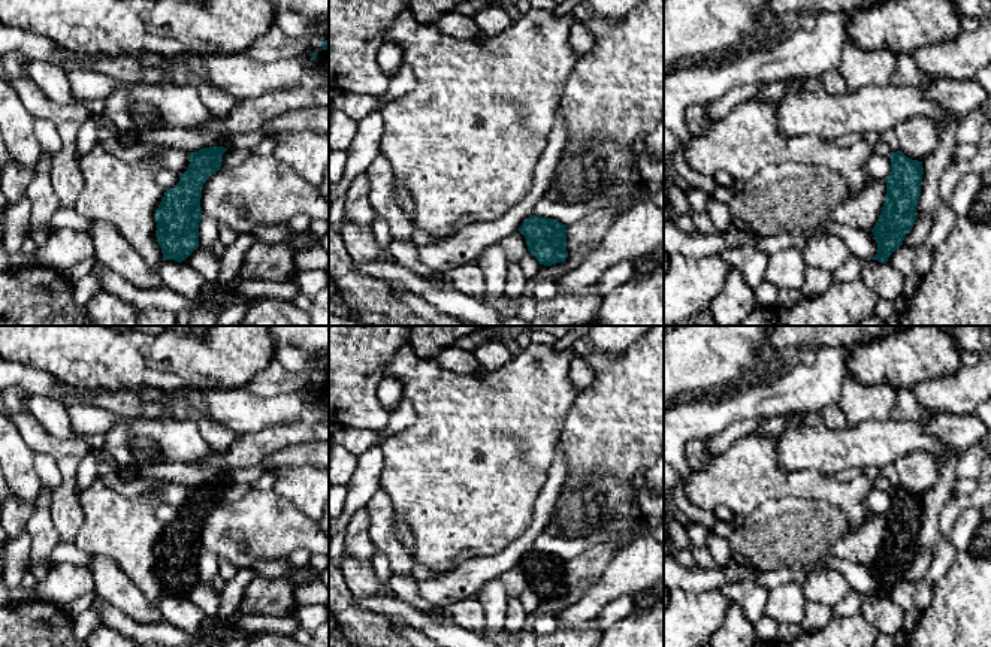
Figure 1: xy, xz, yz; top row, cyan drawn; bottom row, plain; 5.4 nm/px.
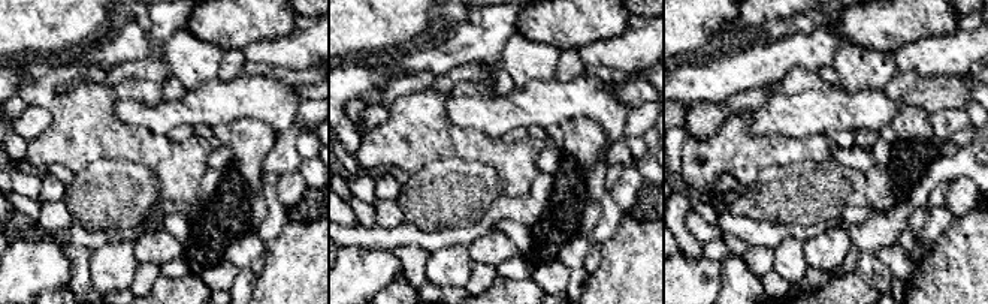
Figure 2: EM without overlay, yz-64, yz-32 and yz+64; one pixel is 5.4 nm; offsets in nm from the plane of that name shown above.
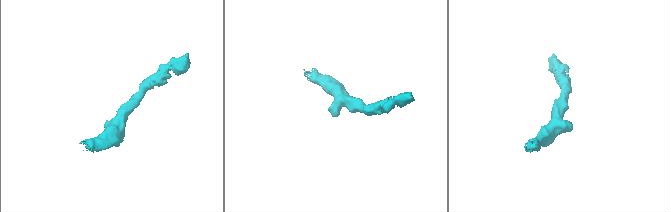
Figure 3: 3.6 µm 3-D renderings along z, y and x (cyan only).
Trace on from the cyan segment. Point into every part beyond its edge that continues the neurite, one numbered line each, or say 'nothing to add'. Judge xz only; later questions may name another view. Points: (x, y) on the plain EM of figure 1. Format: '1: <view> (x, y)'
nothing to add

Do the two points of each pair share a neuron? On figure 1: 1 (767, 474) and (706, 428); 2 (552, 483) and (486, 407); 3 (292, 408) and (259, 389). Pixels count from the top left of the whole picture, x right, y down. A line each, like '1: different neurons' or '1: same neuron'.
1: different neurons
2: different neurons
3: different neurons

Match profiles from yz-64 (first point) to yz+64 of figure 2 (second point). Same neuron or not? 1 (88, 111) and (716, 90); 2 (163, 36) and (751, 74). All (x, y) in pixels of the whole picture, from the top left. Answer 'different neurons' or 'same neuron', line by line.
1: different neurons
2: same neuron

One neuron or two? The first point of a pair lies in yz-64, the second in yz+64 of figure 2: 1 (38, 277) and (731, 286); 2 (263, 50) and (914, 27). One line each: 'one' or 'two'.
1: two
2: two

